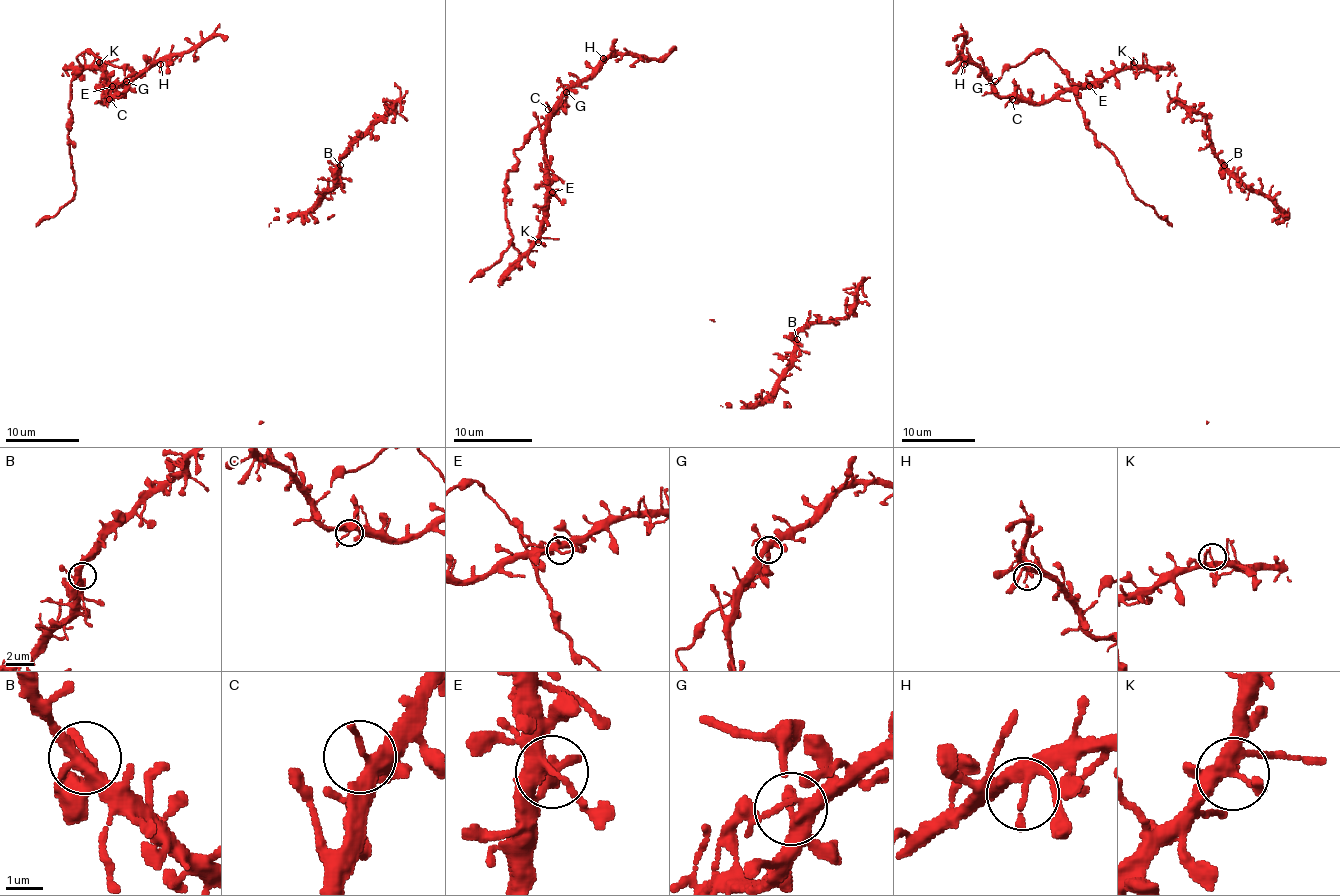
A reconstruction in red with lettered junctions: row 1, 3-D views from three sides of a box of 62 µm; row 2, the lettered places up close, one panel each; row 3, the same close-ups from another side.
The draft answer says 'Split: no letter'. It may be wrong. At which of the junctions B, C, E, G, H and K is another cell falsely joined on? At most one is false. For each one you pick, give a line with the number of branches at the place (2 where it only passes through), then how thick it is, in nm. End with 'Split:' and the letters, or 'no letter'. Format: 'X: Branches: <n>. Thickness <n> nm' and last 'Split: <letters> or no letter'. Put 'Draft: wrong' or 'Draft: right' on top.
Draft: wrong
G: Branches: 4. Thickness 300 nm
Split: G

